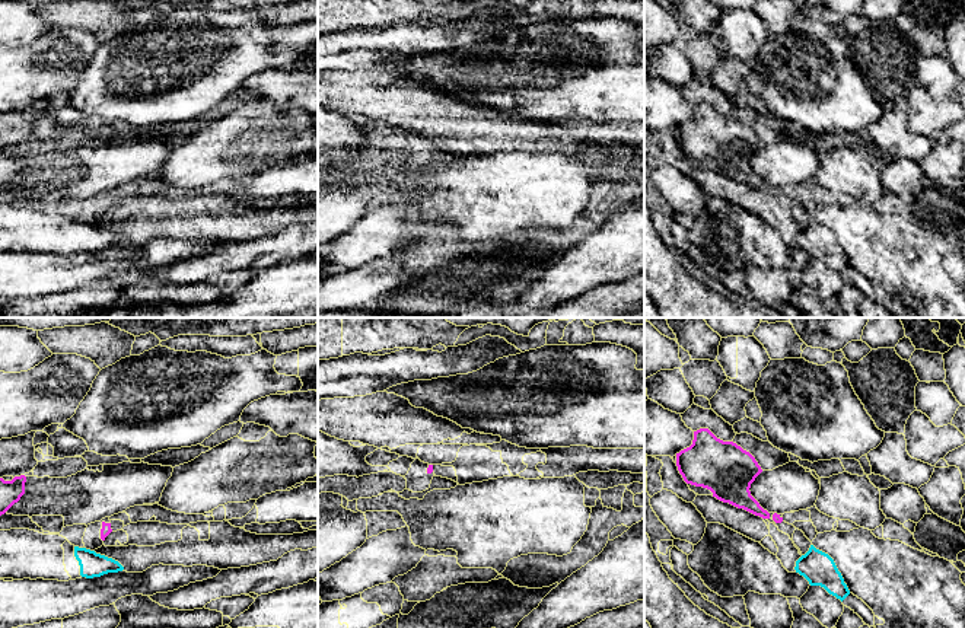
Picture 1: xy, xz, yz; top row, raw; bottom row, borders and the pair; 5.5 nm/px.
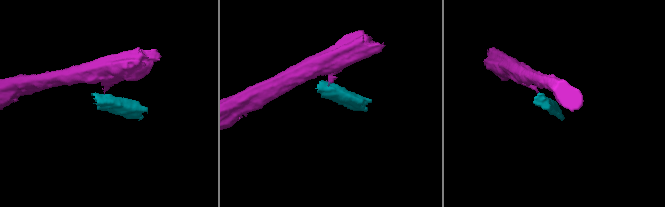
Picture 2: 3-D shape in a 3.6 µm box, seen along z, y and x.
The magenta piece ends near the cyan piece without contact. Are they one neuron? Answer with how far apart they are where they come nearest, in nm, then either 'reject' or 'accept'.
gap 80 nm; reject

